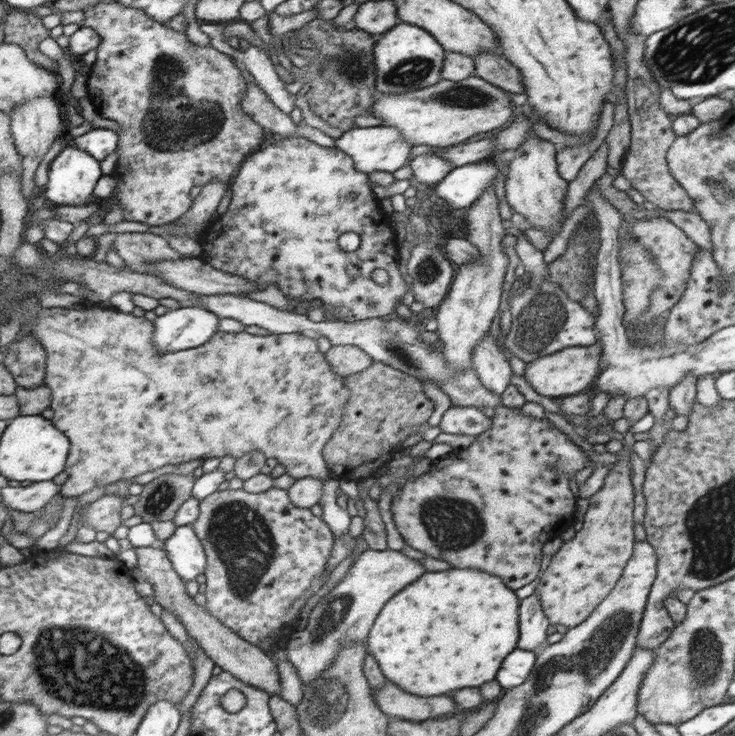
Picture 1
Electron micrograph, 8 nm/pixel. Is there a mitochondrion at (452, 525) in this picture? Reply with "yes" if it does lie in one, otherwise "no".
yes

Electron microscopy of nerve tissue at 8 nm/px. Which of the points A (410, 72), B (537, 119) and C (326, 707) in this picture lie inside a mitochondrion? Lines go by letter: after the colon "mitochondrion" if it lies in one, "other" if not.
A: mitochondrion
B: other
C: mitochondrion

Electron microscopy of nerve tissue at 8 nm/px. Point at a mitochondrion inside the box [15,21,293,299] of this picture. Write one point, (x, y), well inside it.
(172, 122)

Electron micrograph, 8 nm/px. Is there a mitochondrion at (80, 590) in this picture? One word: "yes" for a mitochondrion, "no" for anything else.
no

